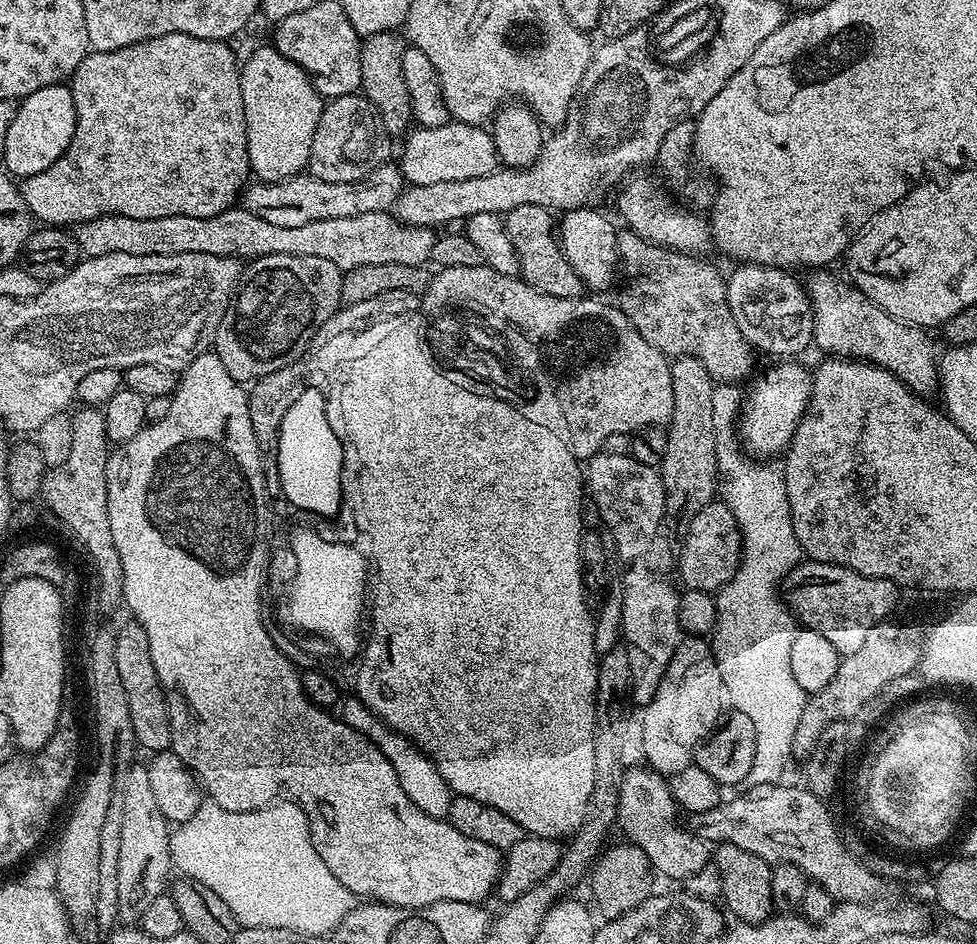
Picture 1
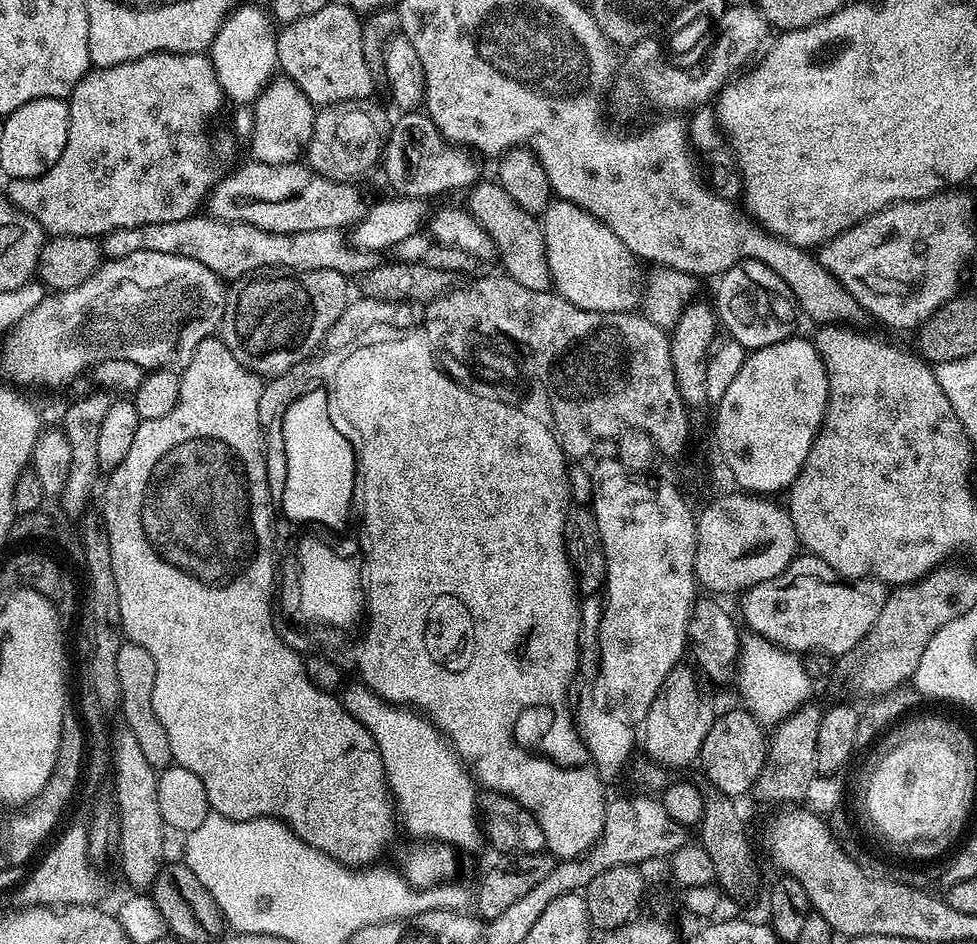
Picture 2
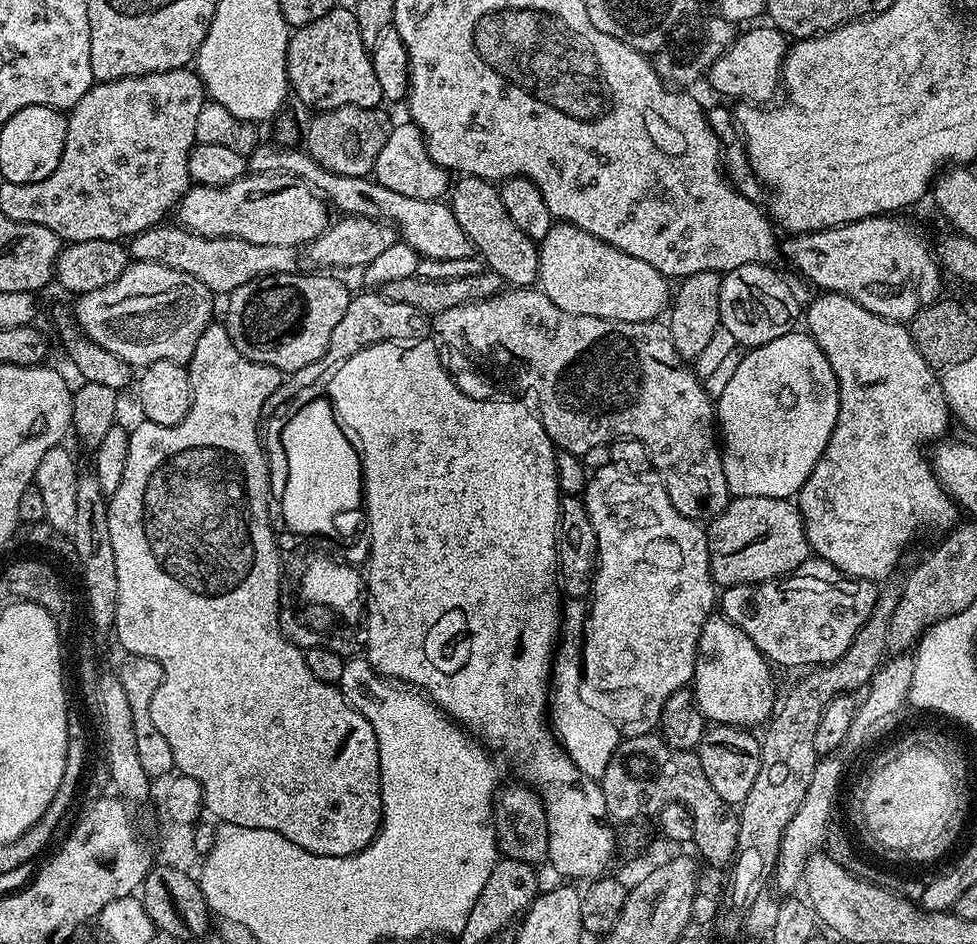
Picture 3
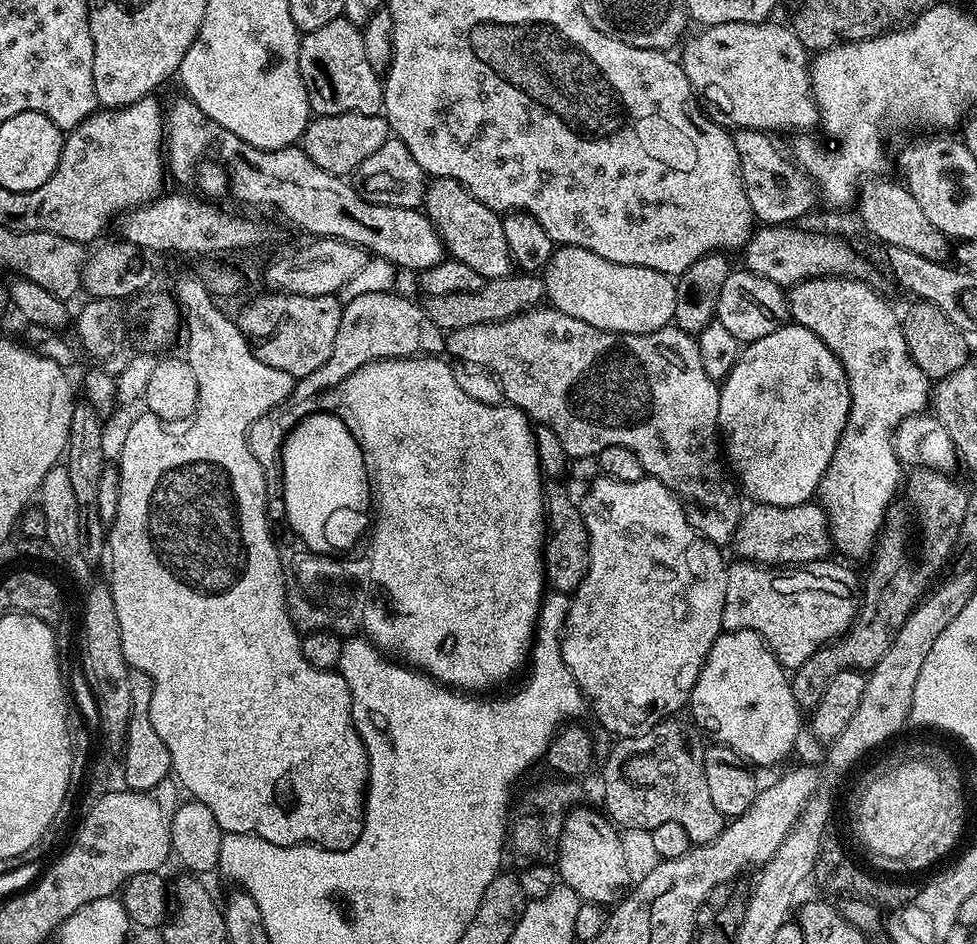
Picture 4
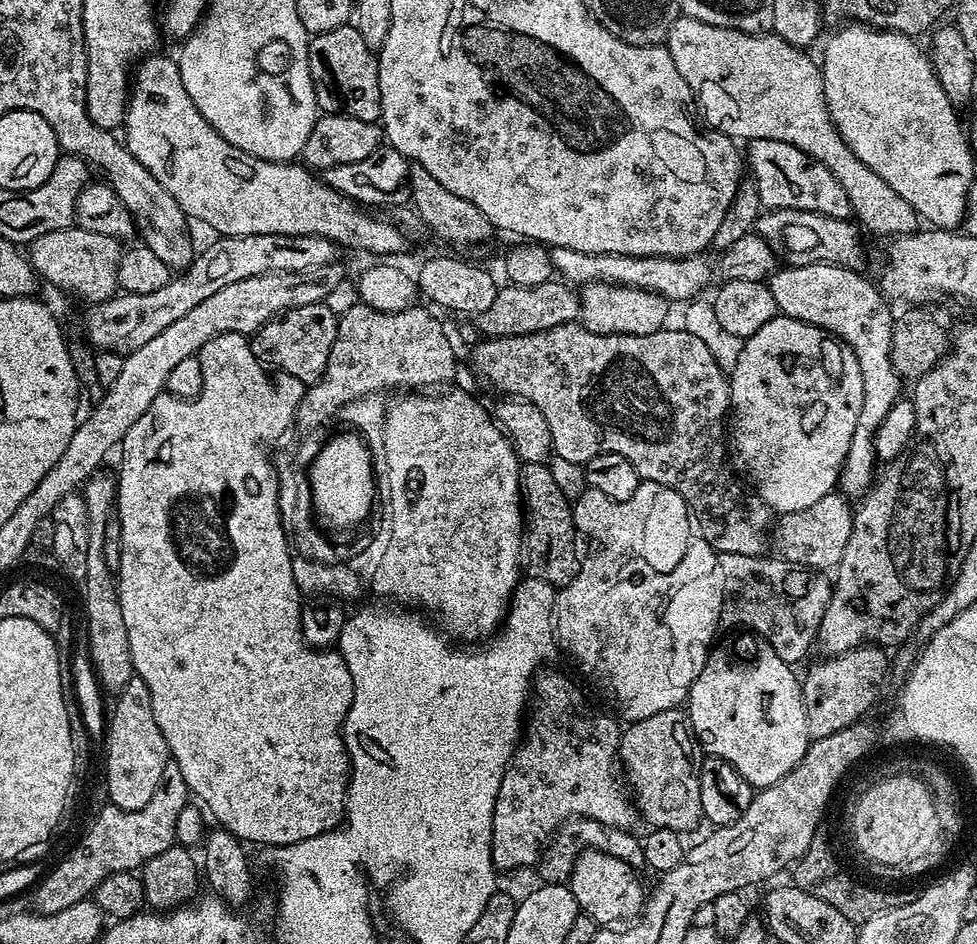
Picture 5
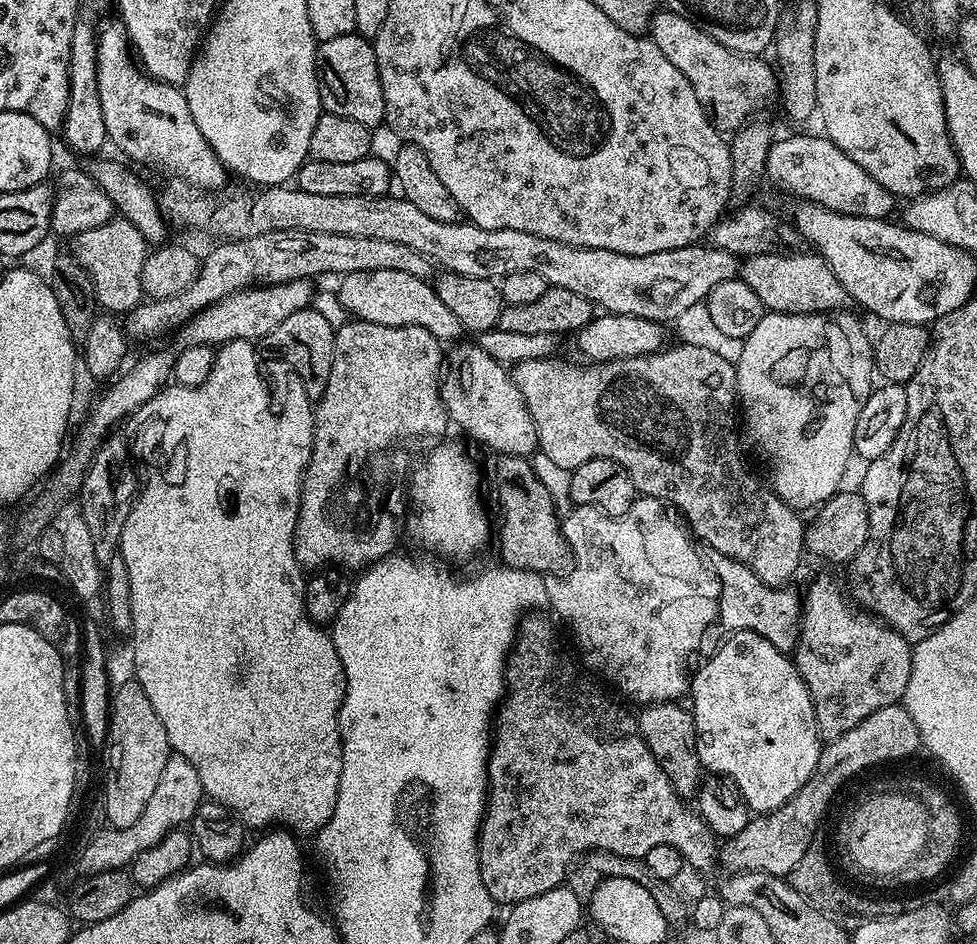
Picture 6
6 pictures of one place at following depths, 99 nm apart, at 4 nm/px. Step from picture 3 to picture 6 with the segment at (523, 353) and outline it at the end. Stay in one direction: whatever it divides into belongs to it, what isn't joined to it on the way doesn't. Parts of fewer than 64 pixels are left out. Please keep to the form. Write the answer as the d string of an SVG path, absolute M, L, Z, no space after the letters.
M680 342L671 348L665 346L659 352L651 352L645 356L632 358L618 358L603 362L588 362L580 364L559 364L556 358L544 360L522 361L511 369L512 381L522 390L522 398L526 398L526 406L530 410L530 418L534 418L536 427L536 443L538 451L546 454L554 462L555 466L562 466L569 470L582 466L582 462L590 462L594 458L606 458L618 462L630 474L637 493L640 496L653 496L659 500L665 500L667 504L679 510L684 517L693 537L701 545L709 544L720 556L729 556L738 562L742 562L762 582L766 582L772 588L778 588L789 583L788 579L800 568L800 559L806 556L804 546L805 521L800 521L801 513L791 508L787 502L776 492L775 488L764 484L744 465L744 456L736 449L736 424L738 428L738 393L736 390L736 365L731 364L714 354L714 351L703 349L702 346Z

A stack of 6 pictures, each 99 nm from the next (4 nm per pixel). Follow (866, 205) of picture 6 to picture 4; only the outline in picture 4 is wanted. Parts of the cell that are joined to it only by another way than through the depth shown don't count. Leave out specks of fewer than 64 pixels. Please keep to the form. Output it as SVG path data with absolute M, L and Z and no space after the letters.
M737 128L734 132L736 149L740 155L742 166L742 182L746 186L746 198L750 202L753 217L761 225L791 225L799 216L804 216L818 204L818 189L811 176L789 158L775 144L773 137L767 132L759 132L753 128Z

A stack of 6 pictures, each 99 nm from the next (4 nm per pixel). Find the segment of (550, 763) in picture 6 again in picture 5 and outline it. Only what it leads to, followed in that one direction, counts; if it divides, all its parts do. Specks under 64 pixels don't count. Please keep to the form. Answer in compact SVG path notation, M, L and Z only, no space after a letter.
M546 668L537 671L534 677L530 688L532 701L526 731L512 753L512 761L504 769L502 786L498 786L498 798L494 802L492 861L500 874L512 872L515 868L528 868L531 864L533 867L556 829L565 822L583 818L596 820L605 828L631 829L632 823L638 820L637 805L625 781L621 779L618 753L622 728L616 725L617 717L607 716L592 708L591 702L580 693L579 686L570 677L563 676L556 668Z

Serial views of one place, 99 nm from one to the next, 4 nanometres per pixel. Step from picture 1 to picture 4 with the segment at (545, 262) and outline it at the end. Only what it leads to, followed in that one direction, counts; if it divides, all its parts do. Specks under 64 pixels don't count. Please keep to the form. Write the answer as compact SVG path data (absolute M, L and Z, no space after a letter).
M437 176L427 181L422 211L438 230L447 255L458 262L466 262L473 270L478 270L485 281L497 280L513 275L514 265L510 246L506 244L506 230L501 213L490 210L474 194L470 194L463 184L454 178Z

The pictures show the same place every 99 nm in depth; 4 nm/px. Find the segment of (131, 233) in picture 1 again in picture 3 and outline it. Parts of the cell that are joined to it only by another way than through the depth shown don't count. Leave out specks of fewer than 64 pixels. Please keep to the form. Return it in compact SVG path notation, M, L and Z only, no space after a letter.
M157 226L147 228L127 241L128 255L133 261L158 262L170 266L174 270L182 270L198 282L205 284L214 294L227 294L246 282L256 280L260 276L277 276L280 272L295 272L298 268L297 249L290 246L258 246L254 242L246 242L242 238L206 238L194 234L190 230L179 226Z

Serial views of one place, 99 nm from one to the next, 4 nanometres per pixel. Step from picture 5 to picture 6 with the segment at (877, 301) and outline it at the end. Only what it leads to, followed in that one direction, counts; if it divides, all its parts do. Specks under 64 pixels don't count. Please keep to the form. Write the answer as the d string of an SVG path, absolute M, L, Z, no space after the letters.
M770 250L766 254L747 257L742 264L742 278L758 298L762 298L768 312L789 312L790 314L806 314L840 310L845 307L846 297L842 282L834 278L834 270L830 270L821 256L808 252L792 252L787 256L784 252Z

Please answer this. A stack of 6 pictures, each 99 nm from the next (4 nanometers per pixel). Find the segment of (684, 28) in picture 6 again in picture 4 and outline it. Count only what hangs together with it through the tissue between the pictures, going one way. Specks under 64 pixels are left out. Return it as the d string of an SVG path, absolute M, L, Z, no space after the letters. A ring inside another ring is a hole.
M726 22L710 24L699 29L697 36L689 35L683 41L684 73L693 89L705 105L708 104L712 121L723 128L753 128L759 132L777 134L792 132L808 134L820 122L820 111L816 99L812 97L812 77L810 75L810 52L802 46L795 31L784 24L751 24L750 22ZM884 178L865 179L858 189L860 220L865 230L881 245L902 246L902 250L914 250L914 254L922 254L927 260L947 261L950 256L949 237L943 236L938 226L922 214L922 206L918 206L914 194L910 194L903 183L880 179Z

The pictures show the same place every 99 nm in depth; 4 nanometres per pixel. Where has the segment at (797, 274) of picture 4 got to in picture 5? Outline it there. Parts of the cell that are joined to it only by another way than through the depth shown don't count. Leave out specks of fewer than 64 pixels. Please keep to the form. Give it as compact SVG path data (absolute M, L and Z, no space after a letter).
M749 234L738 238L715 258L716 265L712 268L712 260L708 254L684 256L681 260L669 256L619 256L618 254L582 254L578 250L565 248L551 249L552 266L557 277L563 278L573 286L585 286L600 281L606 284L620 284L622 287L641 288L644 291L656 292L669 302L682 300L691 301L699 297L700 292L712 280L712 272L720 276L721 281L764 282L776 271L778 257L770 250L768 243L761 236Z

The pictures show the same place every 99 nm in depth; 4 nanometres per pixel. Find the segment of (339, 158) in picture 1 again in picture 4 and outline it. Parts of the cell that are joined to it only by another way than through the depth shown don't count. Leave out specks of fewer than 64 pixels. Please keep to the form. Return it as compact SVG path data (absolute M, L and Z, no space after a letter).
M347 112L309 119L308 129L302 137L302 147L310 162L314 162L314 166L322 166L322 170L330 174L348 178L362 162L366 162L366 158L370 158L370 154L378 150L378 146L382 146L389 139L390 129L383 115Z

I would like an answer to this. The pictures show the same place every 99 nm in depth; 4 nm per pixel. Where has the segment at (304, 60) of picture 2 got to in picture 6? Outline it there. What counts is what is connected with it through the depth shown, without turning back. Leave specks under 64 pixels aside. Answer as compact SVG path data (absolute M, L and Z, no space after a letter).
M355 32L342 38L321 40L316 49L316 62L320 78L320 103L324 112L362 122L370 130L375 129L375 124L385 123L384 95L376 50L369 41Z

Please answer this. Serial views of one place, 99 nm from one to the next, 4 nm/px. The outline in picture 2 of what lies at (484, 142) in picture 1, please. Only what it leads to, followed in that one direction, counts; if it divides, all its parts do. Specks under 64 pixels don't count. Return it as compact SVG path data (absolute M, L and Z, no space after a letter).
M408 110L400 114L397 120L395 117L391 125L388 143L384 145L382 169L384 168L384 176L388 179L389 186L393 188L393 193L402 196L433 198L432 196L440 196L443 192L456 192L459 188L471 189L481 179L480 164L475 158L477 159L469 149L445 140L438 126L434 126L434 122L423 111Z

